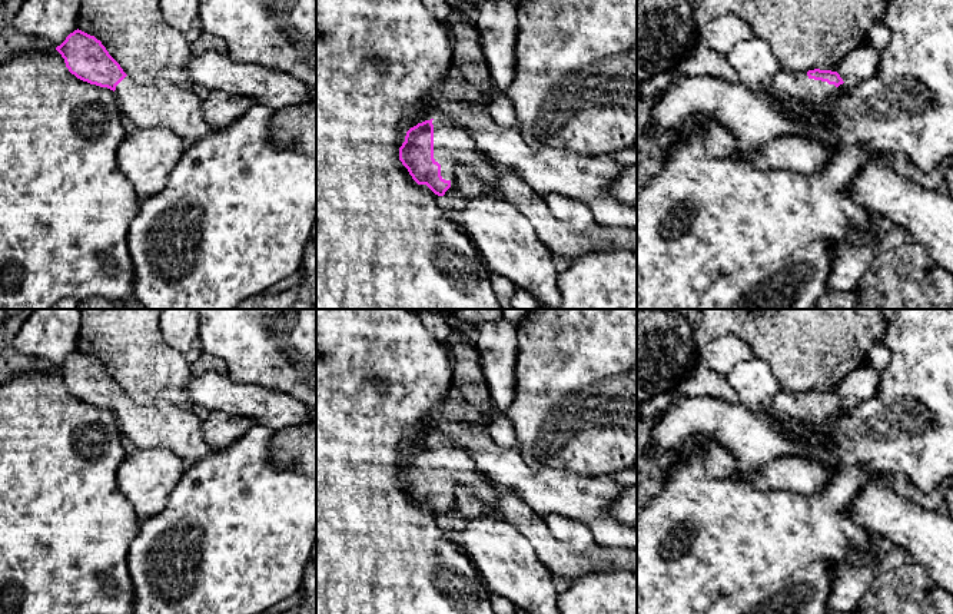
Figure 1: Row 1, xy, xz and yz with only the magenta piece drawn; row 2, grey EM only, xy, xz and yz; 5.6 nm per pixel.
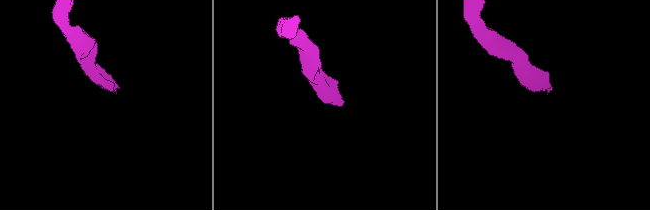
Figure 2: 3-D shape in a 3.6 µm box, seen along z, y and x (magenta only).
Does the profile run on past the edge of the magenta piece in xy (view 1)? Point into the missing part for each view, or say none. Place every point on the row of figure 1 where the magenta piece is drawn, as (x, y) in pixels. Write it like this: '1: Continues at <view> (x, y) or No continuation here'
1: Continues at xy (165, 103)

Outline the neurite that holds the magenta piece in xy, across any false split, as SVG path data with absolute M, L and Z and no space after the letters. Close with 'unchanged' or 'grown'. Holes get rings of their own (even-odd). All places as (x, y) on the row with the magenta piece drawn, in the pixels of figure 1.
M77 29L56 50L77 79L113 90L123 117L137 129L165 127L183 142L215 132L192 89L165 79L136 83L94 36Z; grown

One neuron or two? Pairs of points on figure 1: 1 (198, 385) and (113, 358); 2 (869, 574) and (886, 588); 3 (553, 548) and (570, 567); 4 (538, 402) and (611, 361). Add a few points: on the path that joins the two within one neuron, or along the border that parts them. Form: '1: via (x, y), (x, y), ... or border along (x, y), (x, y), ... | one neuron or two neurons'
1: border along (192, 375), (185, 387), (186, 398), (192, 407) | two neurons
2: border along (879, 573), (860, 598) | two neurons
3: via (555, 553), (565, 563) | one neuron
4: via (557, 395), (570, 387), (584, 385), (593, 379) | one neuron

